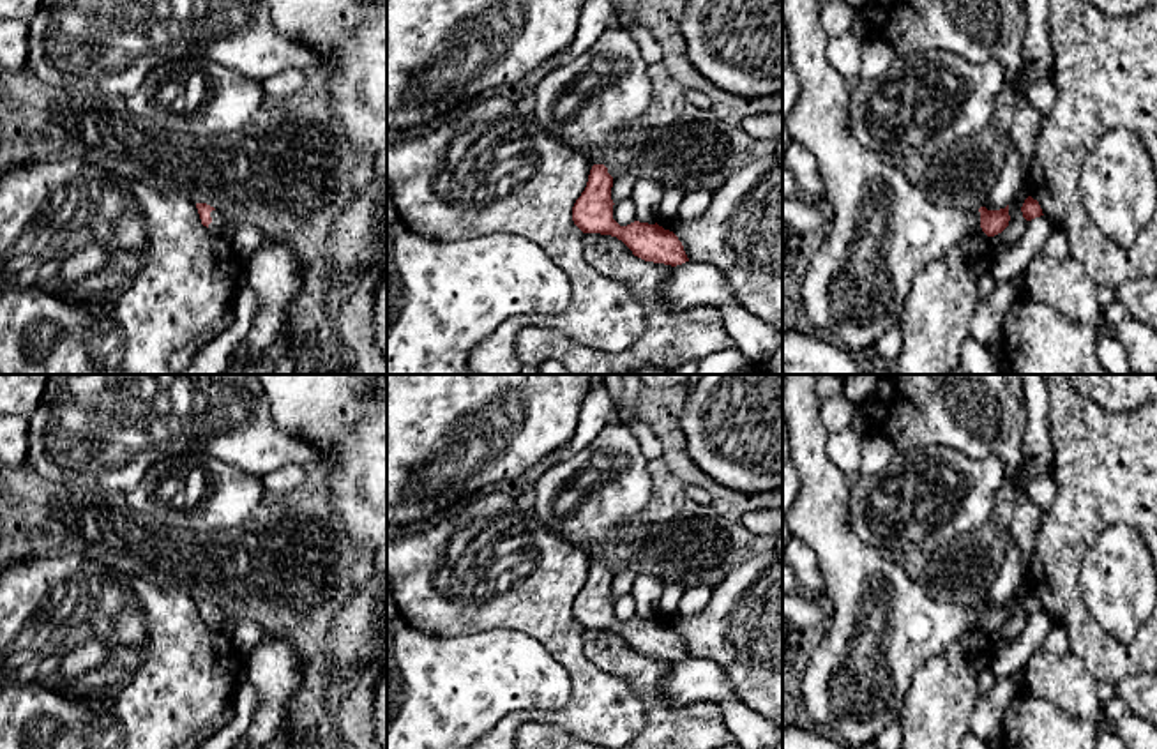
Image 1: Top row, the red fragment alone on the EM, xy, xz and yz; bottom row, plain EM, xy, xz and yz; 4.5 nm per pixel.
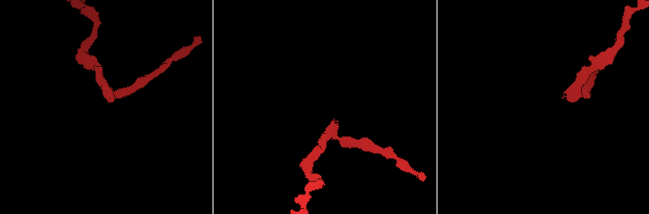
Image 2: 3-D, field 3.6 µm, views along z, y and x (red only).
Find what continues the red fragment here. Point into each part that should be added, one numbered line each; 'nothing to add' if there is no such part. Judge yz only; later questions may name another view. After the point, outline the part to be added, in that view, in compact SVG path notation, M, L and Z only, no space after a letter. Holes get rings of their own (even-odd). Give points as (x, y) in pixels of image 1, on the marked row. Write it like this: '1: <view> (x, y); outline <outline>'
1: yz (885, 230); outline M783 0L791 65L800 79L798 99L786 117L791 138L818 161L832 228L805 269L802 302L809 330L850 353L874 346L897 327L917 274L980 226L980 212L938 205L922 194L892 163L862 147L851 132L848 97L851 83L828 62L818 0Z

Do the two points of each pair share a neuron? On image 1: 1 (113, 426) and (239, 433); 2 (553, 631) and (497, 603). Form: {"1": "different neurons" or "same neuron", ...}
{"1": "same neuron", "2": "same neuron"}

